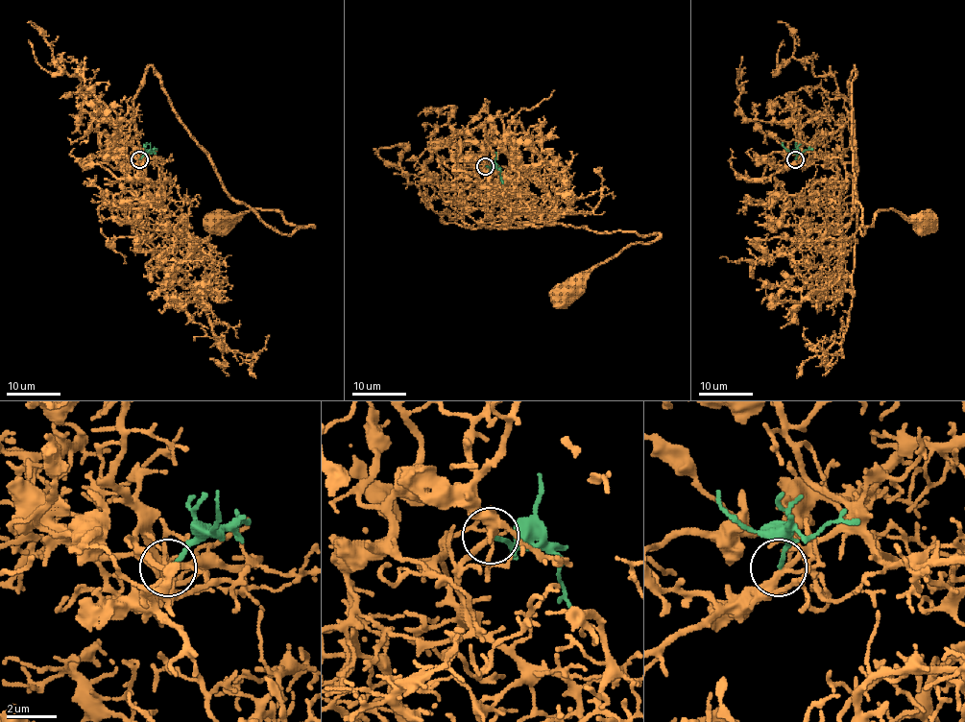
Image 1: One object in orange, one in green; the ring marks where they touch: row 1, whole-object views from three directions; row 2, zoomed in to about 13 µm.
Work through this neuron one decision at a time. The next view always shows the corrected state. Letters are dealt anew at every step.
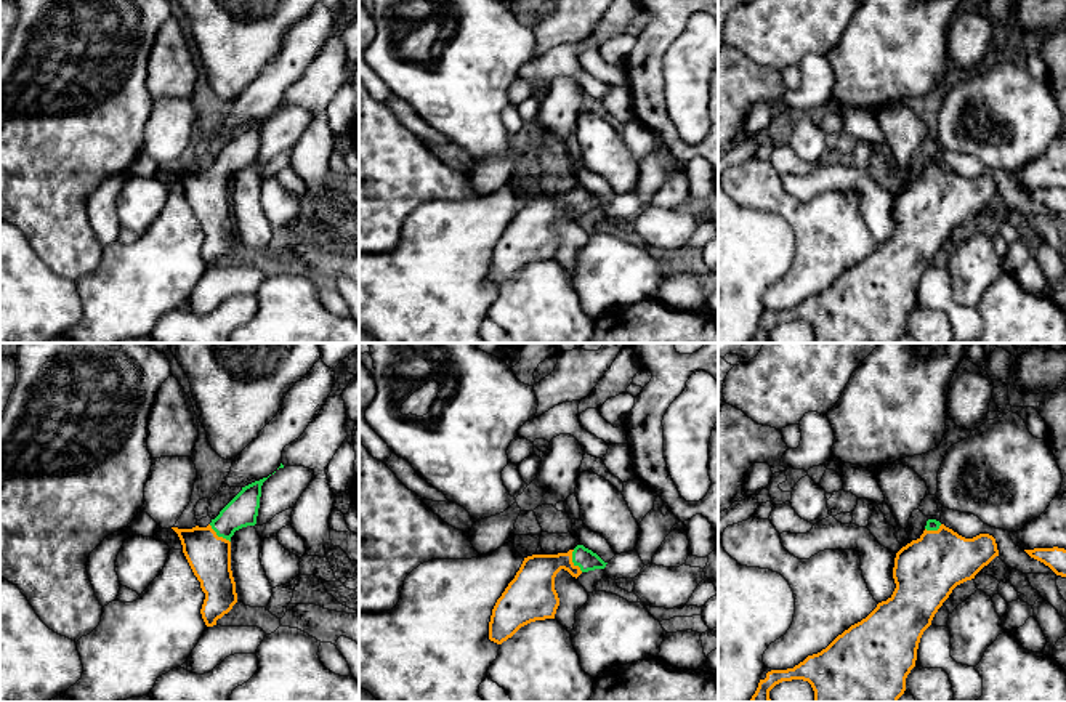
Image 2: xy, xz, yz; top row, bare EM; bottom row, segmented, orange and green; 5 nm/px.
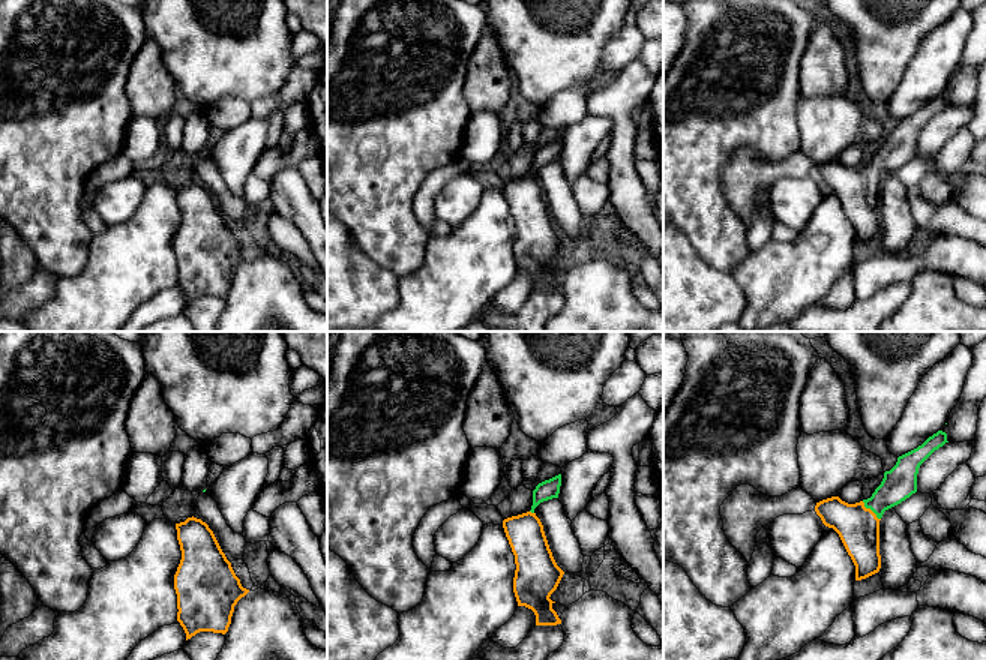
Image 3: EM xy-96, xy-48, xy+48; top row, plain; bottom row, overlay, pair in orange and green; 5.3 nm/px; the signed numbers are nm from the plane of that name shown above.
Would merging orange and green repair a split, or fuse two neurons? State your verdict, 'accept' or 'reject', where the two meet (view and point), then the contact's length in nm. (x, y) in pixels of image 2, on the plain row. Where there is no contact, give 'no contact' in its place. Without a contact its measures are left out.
accept; contact xz (571, 202); length 120 nm

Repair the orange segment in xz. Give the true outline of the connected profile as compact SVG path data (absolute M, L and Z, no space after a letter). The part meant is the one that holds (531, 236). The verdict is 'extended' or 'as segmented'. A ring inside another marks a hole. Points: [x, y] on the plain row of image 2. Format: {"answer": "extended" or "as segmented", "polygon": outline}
{"answer": "extended", "polygon": "M583 186L567 194L524 199L515 220L492 250L489 280L502 285L531 263L555 260L559 247L555 218L561 210L577 220L582 213L604 210L606 205Z"}

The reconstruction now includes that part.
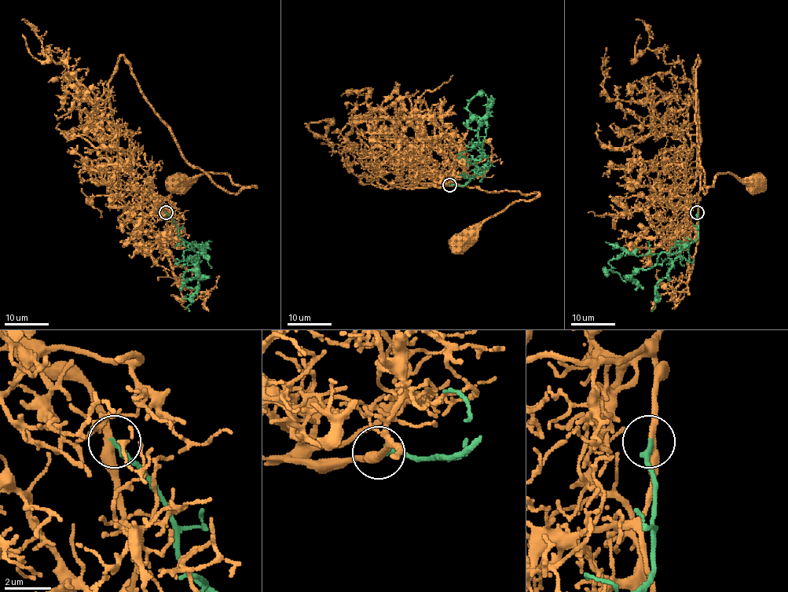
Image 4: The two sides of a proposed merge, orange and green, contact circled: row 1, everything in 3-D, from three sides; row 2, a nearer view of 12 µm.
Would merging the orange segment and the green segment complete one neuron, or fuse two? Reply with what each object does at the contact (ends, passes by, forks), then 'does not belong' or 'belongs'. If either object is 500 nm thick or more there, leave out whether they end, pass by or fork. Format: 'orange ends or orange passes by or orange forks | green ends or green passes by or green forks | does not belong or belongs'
orange passes by | green ends | belongs

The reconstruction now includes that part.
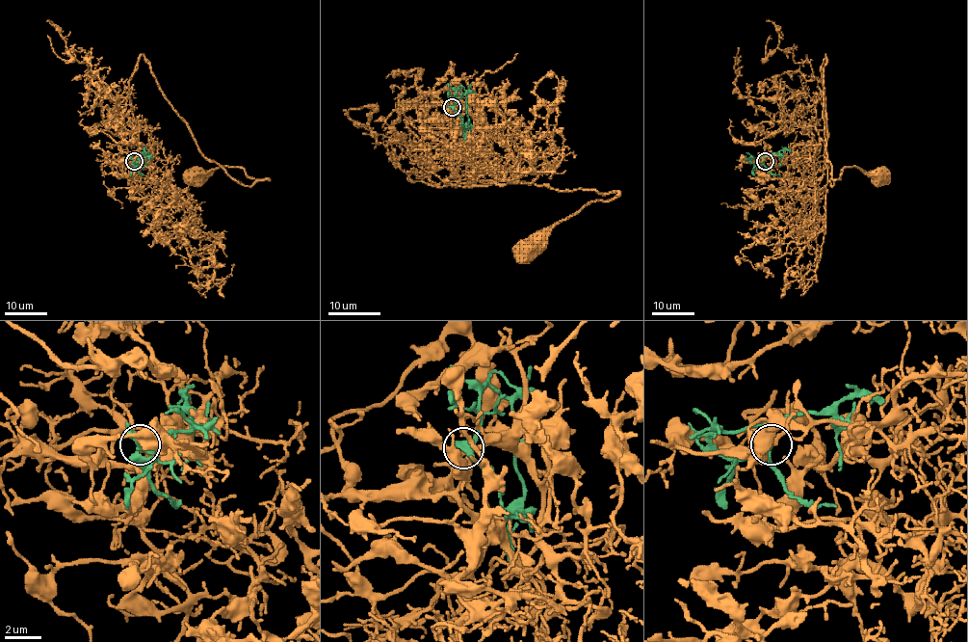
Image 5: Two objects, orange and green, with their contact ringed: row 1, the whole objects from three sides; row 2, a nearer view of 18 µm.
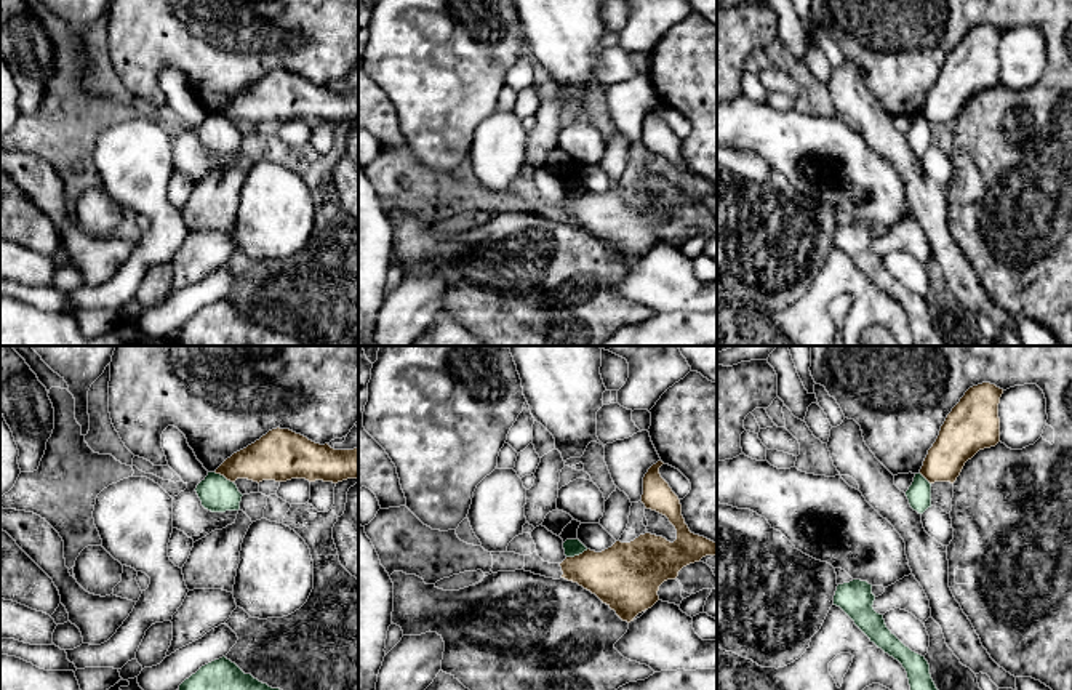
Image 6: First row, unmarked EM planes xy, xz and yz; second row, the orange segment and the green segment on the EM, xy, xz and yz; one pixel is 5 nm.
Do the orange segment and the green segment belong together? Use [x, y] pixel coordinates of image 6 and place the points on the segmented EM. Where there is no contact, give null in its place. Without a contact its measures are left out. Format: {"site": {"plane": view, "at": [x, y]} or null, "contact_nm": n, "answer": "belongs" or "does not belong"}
{"site": {"plane": "xz", "at": [576, 556]}, "contact_nm": 120, "answer": "does not belong"}

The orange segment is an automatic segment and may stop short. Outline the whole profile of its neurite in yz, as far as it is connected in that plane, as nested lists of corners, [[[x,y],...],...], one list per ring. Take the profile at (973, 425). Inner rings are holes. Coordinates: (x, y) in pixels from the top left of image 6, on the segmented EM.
[[[990,383],[970,387],[947,415],[920,474],[930,482],[954,483],[965,463],[1000,442],[998,403],[1003,389]]]

